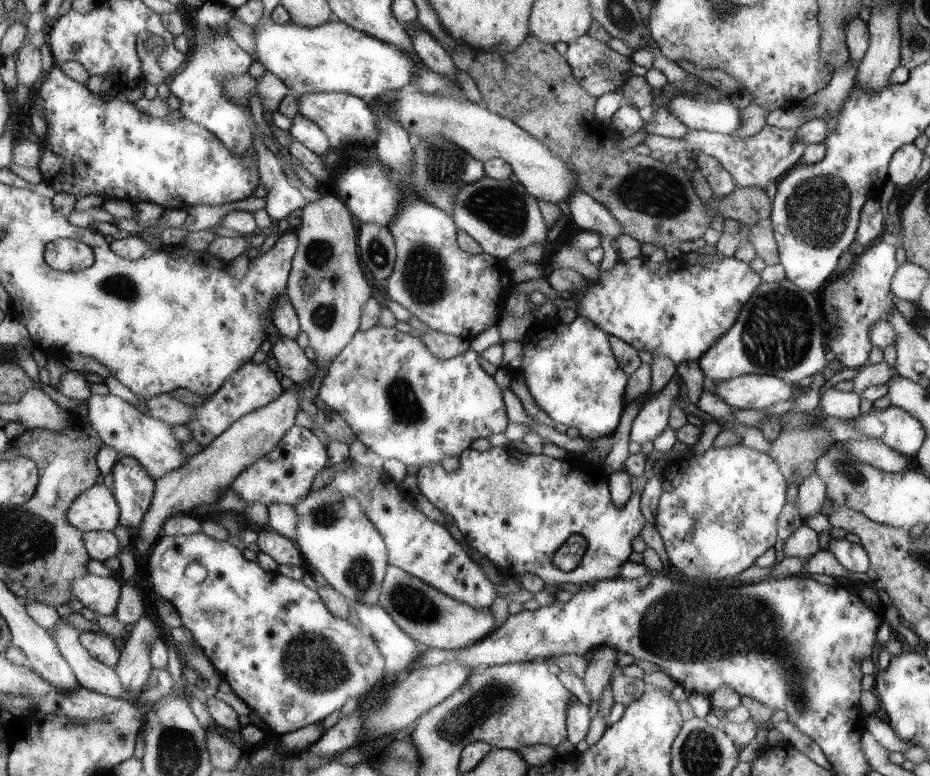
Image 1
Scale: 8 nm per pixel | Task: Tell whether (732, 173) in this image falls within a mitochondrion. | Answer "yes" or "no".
no

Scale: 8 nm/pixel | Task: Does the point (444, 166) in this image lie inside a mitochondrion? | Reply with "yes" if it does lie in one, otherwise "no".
yes

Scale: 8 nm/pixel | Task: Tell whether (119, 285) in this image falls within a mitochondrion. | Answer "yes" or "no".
yes

